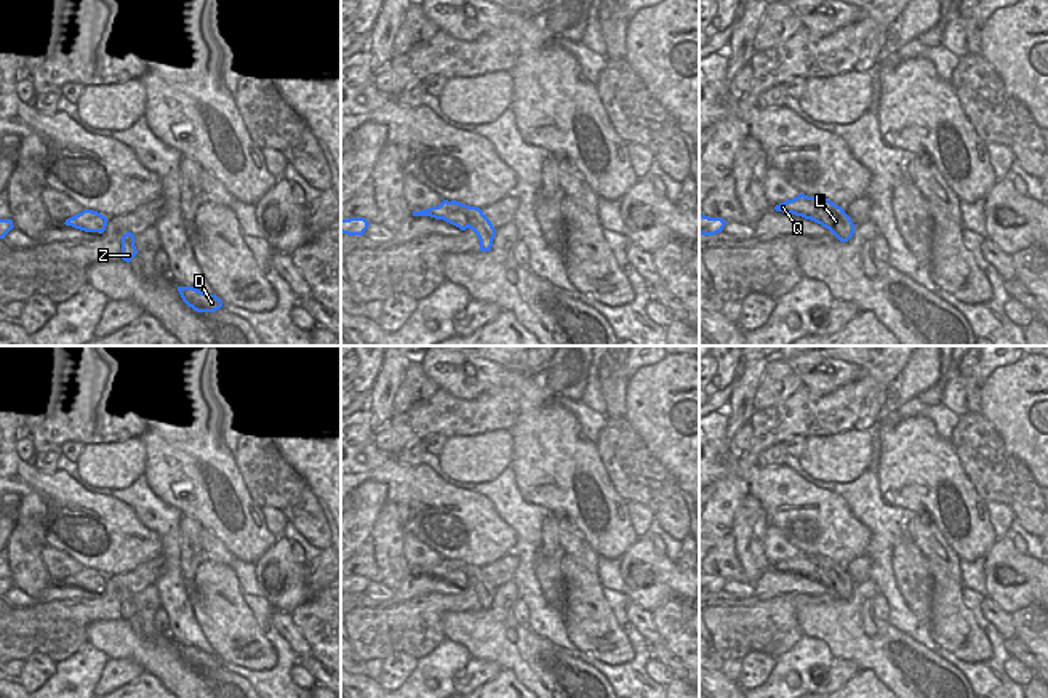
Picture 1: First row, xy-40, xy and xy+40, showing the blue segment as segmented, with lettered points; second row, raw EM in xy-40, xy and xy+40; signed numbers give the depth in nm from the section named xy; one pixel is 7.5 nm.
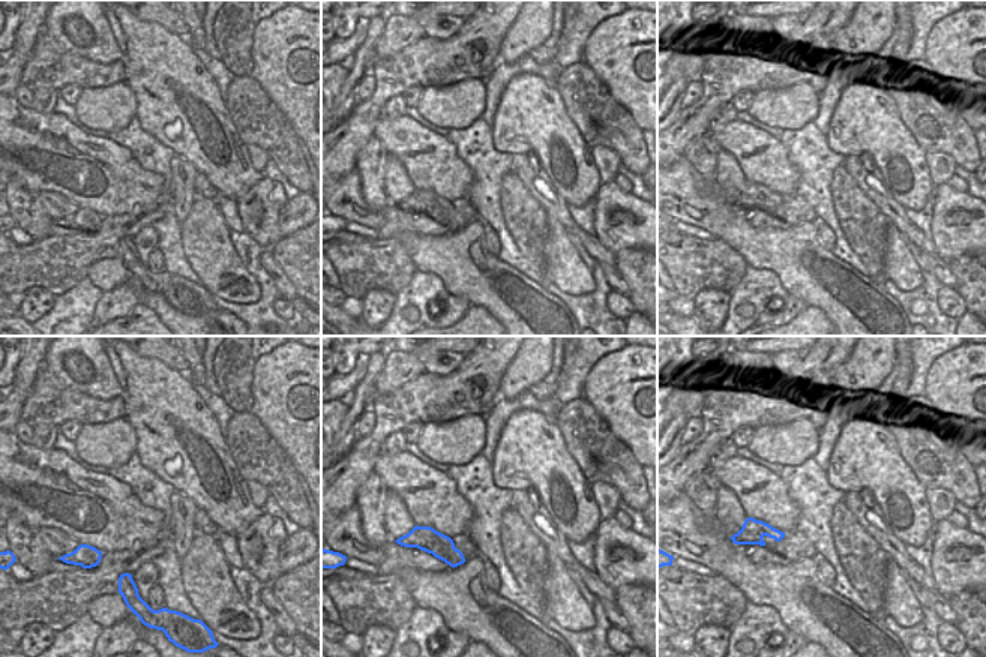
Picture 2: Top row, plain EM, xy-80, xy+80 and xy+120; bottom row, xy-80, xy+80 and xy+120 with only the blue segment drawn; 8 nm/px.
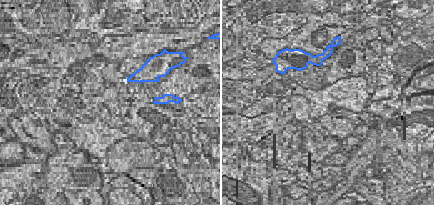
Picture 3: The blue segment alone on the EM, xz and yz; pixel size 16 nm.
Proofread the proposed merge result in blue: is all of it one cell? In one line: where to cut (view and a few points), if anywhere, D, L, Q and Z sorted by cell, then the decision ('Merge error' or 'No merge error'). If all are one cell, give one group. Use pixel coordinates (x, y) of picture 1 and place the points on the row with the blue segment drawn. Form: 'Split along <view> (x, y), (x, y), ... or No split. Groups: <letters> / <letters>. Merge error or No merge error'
Split along xy (447, 202), (466, 218), (468, 226). Groups: D L Z / Q. Merge error.

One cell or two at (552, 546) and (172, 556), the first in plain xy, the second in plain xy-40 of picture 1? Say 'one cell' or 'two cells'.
two cells

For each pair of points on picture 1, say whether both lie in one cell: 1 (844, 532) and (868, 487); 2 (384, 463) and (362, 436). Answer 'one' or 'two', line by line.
1: two
2: one

